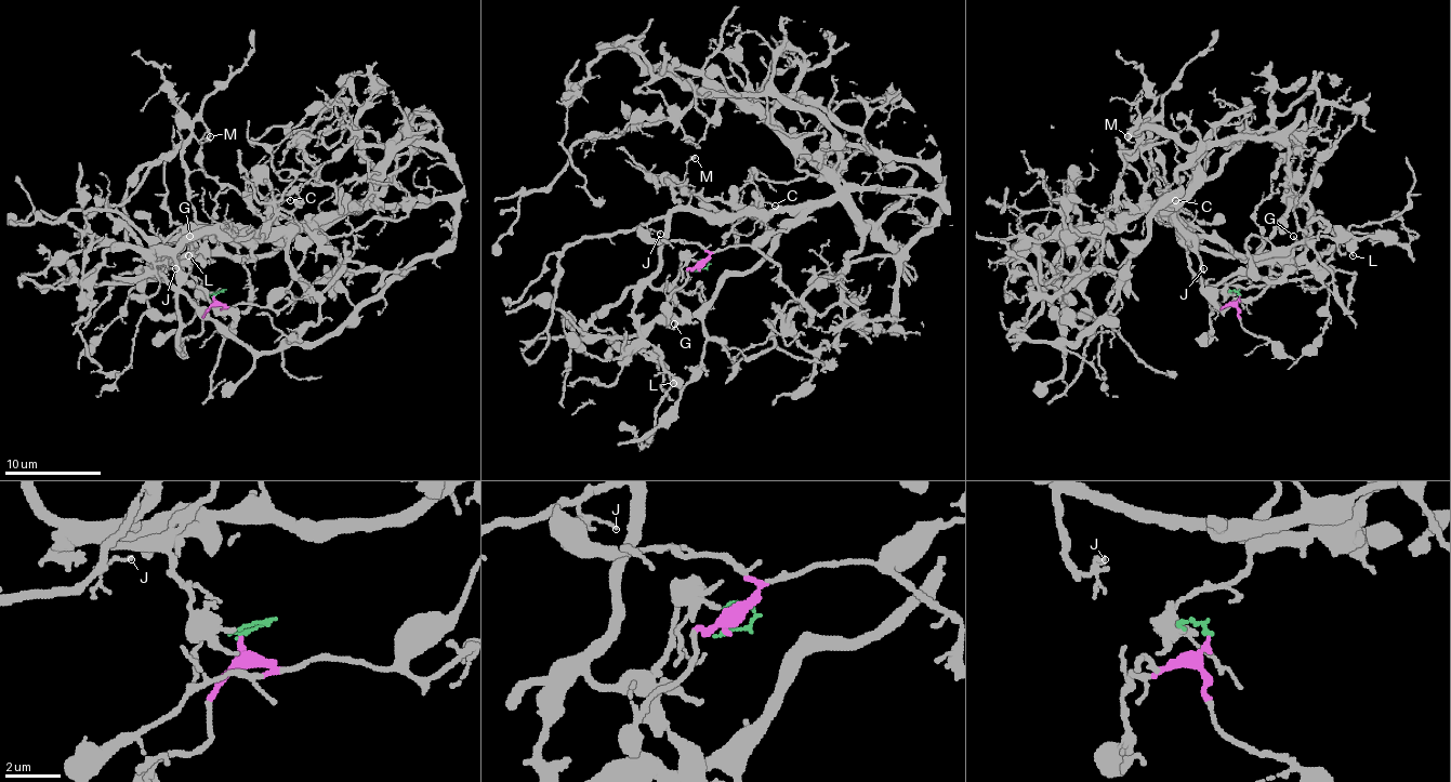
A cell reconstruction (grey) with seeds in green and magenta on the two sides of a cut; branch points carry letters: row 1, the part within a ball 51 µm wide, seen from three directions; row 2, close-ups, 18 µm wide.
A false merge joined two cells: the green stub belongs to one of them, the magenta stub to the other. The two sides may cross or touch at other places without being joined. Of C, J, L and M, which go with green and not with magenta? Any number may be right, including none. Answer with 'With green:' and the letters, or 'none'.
With green: C, J, L

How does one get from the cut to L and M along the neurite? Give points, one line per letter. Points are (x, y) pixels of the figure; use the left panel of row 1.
L: (213, 294), (223, 290), (203, 292), (186, 266), (150, 266), (160, 266), (184, 239), (189, 256)
M: (213, 294), (227, 307), (264, 307), (290, 282), (303, 244), (203, 169), (199, 143), (211, 135)

